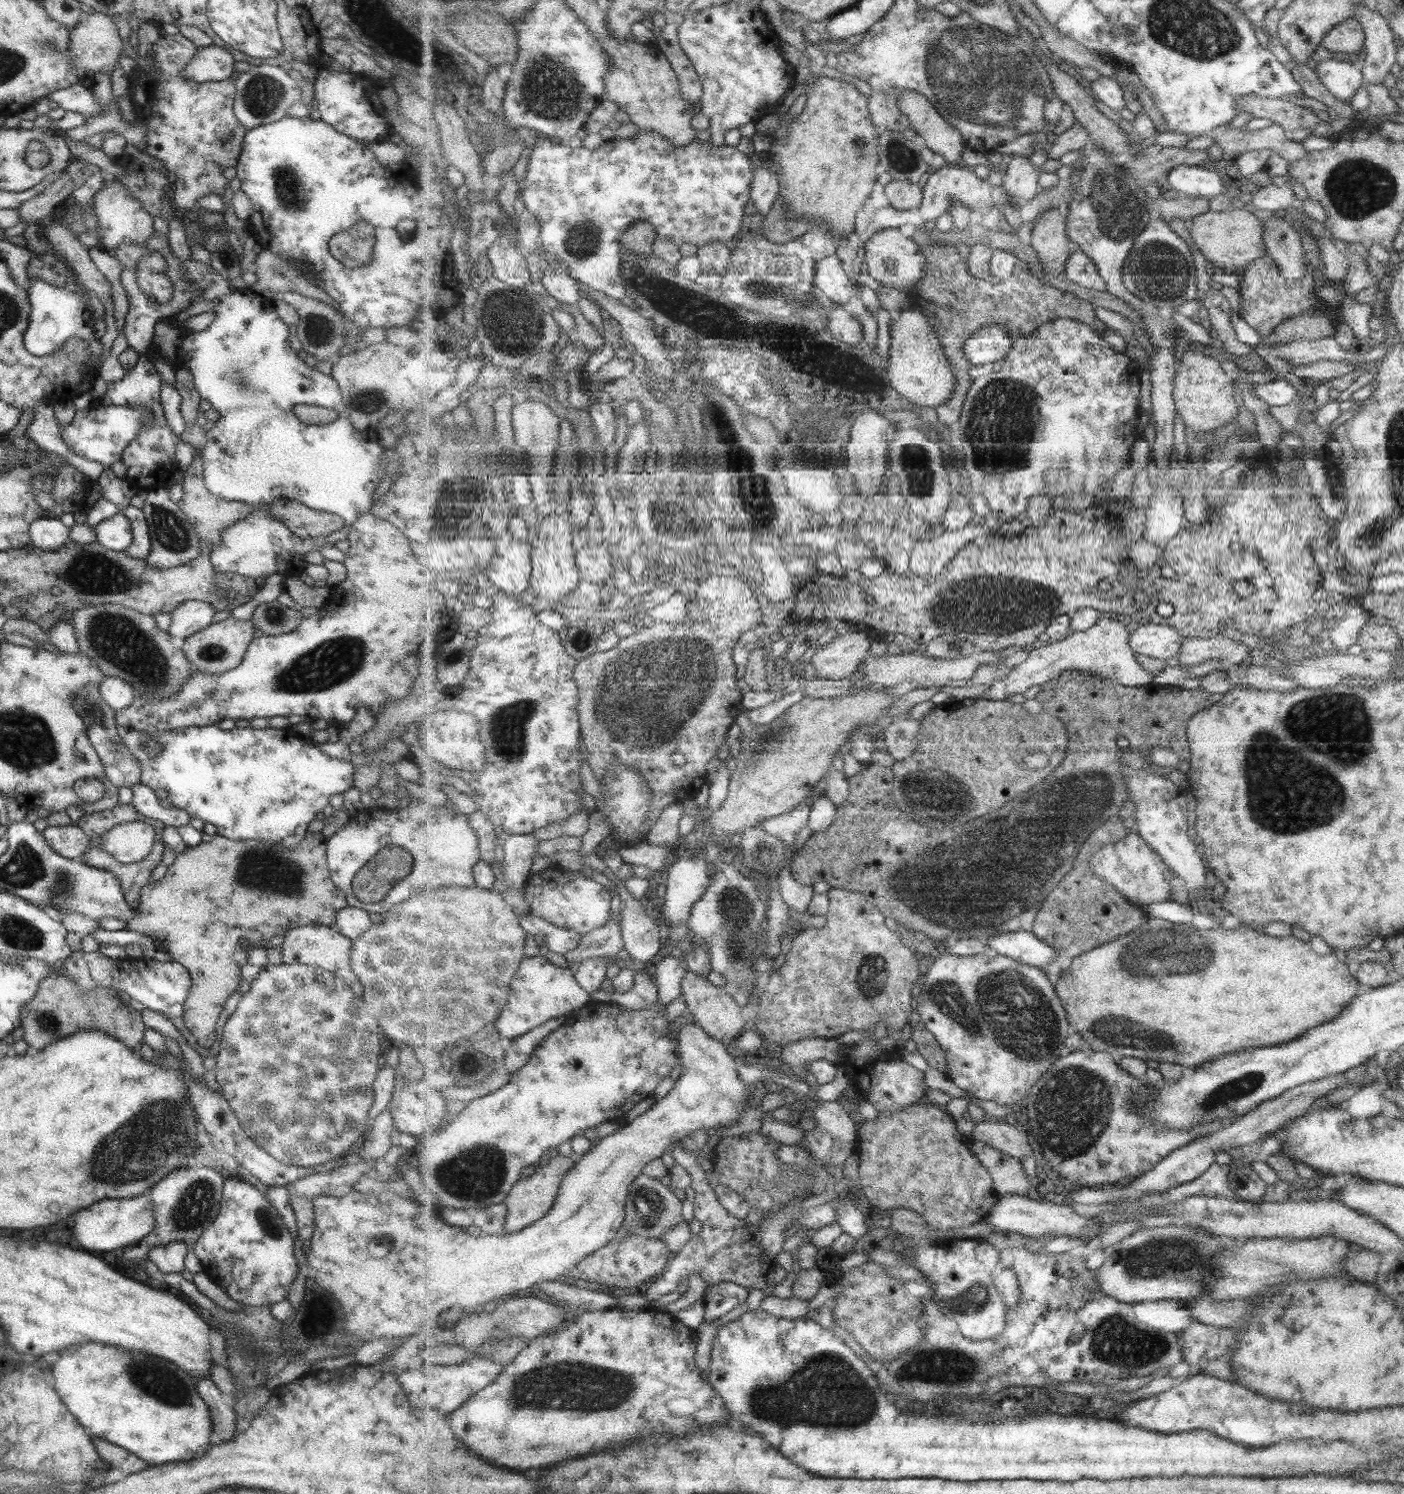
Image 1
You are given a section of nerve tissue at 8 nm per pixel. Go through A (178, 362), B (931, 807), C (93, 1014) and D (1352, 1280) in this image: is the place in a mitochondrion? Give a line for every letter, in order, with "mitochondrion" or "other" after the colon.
A: other
B: mitochondrion
C: other
D: other

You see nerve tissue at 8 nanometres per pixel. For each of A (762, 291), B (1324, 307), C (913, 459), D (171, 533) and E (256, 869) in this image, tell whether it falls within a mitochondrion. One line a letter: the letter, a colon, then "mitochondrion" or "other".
A: mitochondrion
B: other
C: mitochondrion
D: mitochondrion
E: mitochondrion

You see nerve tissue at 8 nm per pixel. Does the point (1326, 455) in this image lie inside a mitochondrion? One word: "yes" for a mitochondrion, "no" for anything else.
no

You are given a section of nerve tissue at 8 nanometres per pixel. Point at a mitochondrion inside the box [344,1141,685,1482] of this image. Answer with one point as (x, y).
(565, 1385)

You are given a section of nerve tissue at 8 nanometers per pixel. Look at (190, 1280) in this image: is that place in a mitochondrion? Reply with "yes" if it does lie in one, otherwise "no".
no

